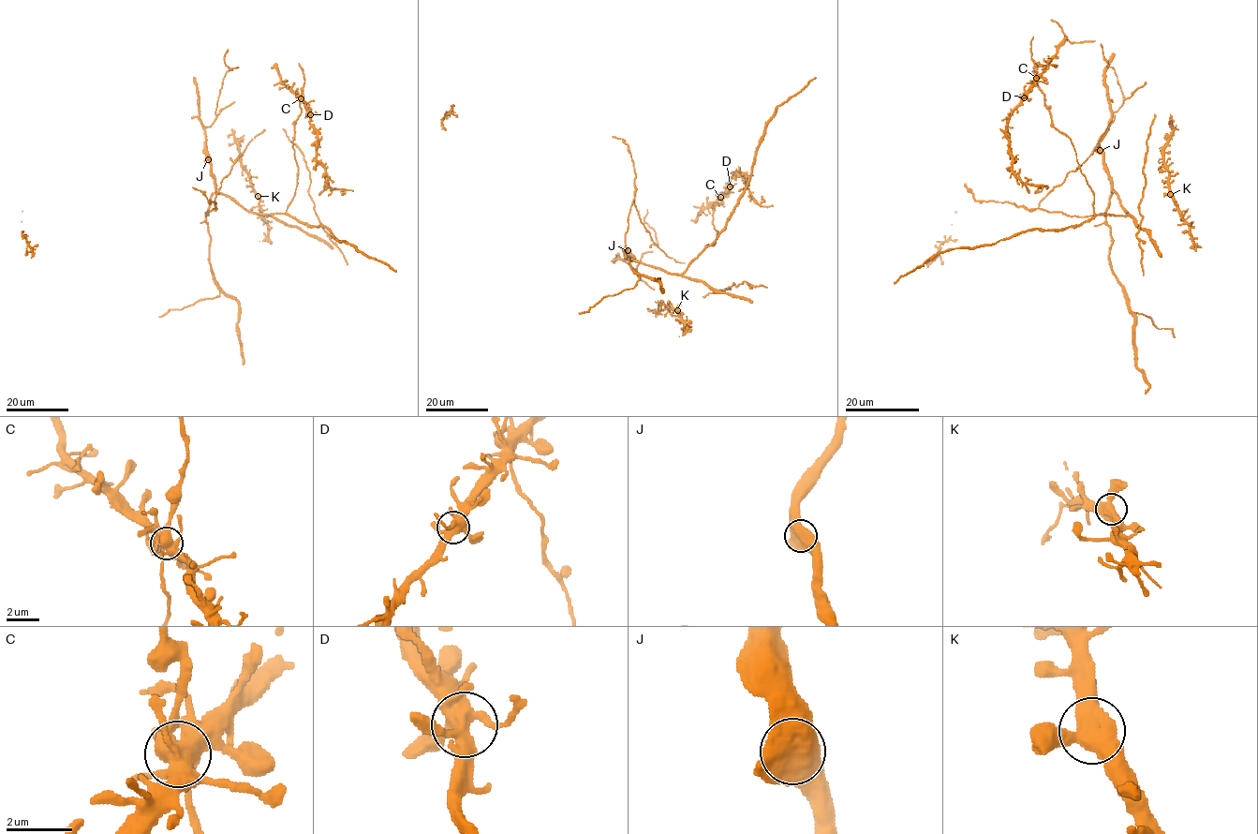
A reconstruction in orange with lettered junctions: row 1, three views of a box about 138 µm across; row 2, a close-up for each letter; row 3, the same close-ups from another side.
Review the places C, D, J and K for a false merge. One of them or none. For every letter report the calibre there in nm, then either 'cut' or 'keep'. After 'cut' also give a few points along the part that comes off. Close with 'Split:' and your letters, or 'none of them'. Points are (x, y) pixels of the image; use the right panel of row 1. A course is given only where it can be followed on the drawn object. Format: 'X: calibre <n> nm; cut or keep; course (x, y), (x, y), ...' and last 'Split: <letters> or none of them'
C: calibre 550 nm; keep
D: calibre 480 nm; keep
J: calibre 600 nm; keep
K: calibre 480 nm; keep
Split: none of them

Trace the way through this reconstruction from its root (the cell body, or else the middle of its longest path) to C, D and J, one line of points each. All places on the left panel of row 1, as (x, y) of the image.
C: (220, 193), (253, 212), (286, 212), (297, 185), (293, 140), (301, 98)
D: (220, 193), (253, 212), (284, 214), (297, 185), (293, 140), (301, 100), (310, 114)
J: (220, 193), (215, 190), (208, 159)

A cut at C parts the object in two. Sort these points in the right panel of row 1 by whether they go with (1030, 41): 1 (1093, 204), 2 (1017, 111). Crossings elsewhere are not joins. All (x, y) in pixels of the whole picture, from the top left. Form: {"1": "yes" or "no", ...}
{"1": "no", "2": "no"}

